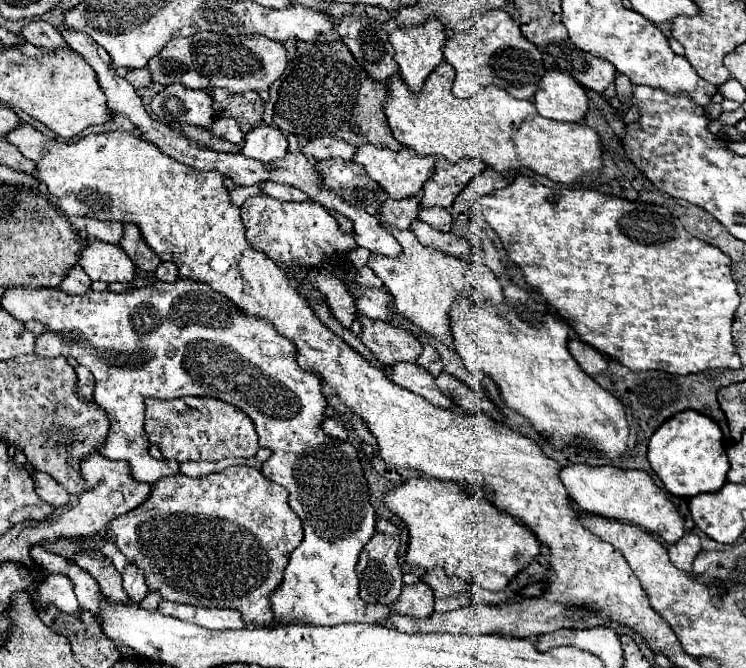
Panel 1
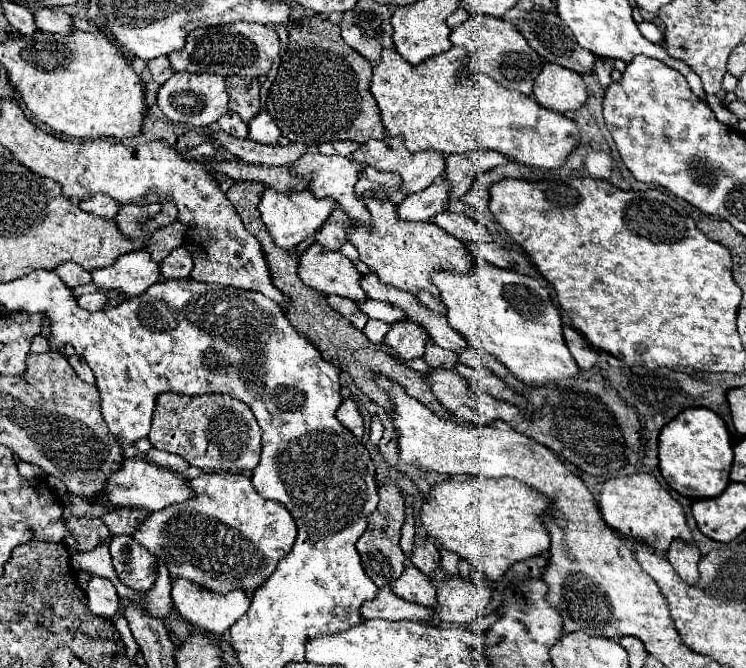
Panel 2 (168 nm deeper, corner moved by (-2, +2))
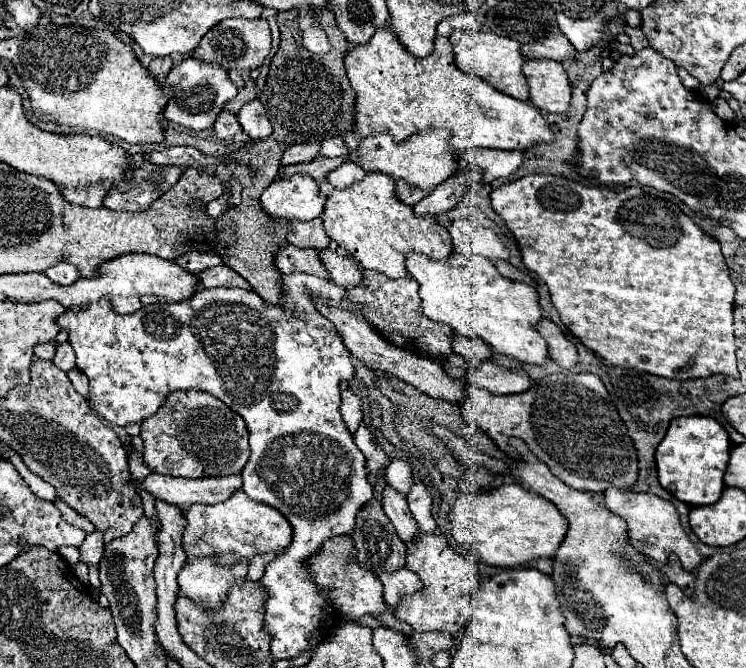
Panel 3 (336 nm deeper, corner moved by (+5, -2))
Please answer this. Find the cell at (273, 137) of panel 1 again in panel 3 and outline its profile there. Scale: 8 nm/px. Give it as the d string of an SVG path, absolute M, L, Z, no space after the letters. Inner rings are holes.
M258 100L250 102L248 106L242 106L238 120L244 132L250 136L250 140L262 140L272 134L272 126L266 118L266 110Z

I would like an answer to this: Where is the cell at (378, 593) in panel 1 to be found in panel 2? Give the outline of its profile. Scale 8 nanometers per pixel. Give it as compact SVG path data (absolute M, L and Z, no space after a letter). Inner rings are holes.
M379 484L377 486L377 494L379 494L379 504L377 510L367 518L367 530L363 532L363 536L357 540L357 552L361 556L361 564L367 572L367 576L379 586L389 586L393 580L397 580L403 574L403 562L405 562L405 552L399 546L399 538L401 538L401 526L403 526L403 514L405 514L405 506L403 506L403 496L401 490L393 484Z

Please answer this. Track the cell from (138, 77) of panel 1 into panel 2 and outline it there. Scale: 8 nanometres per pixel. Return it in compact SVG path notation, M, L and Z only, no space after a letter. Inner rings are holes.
M159 56L155 60L149 62L149 70L153 74L153 82L155 84L165 84L171 76L173 76L173 70L171 70L171 64L169 64L169 58L167 56Z

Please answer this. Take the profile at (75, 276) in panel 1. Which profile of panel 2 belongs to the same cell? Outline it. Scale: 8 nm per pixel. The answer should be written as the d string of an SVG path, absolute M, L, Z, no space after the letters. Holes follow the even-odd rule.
M67 262L55 268L55 274L65 282L65 286L75 288L81 284L89 284L91 282L91 274L87 270L83 270L79 264L75 262Z

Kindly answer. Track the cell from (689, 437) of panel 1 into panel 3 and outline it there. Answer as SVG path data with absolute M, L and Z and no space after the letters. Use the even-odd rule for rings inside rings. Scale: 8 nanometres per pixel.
M682 416L670 422L670 428L664 440L656 448L656 466L658 480L672 496L690 504L704 506L714 504L722 490L722 476L730 458L730 438L726 430L708 416Z

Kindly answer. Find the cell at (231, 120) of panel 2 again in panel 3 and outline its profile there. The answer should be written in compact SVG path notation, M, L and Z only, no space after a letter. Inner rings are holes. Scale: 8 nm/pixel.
M222 110L222 112L218 114L216 122L214 122L214 134L216 134L220 140L228 142L228 140L232 140L236 134L240 134L240 132L242 132L242 126L240 126L238 118L236 118L234 114L226 114L226 112Z

